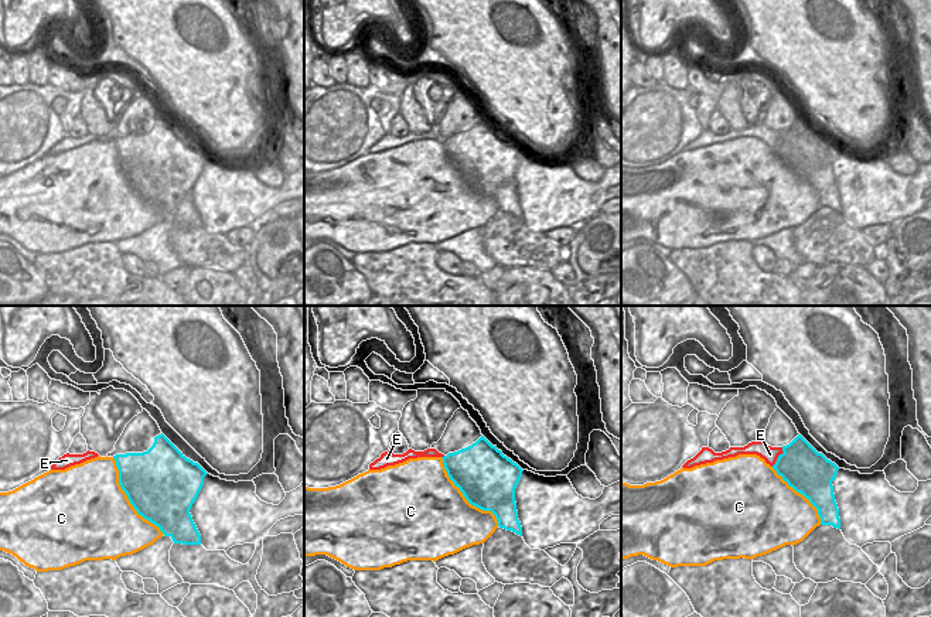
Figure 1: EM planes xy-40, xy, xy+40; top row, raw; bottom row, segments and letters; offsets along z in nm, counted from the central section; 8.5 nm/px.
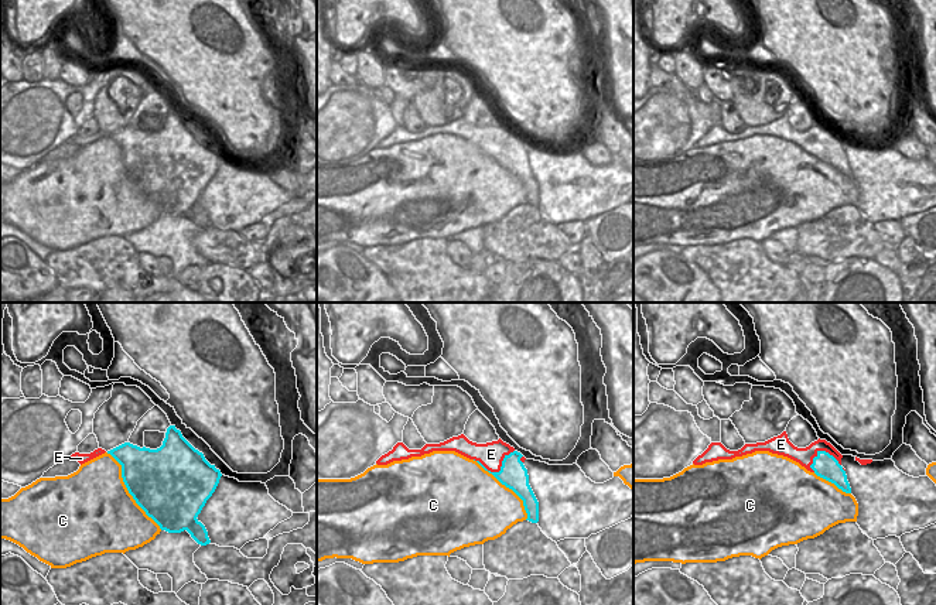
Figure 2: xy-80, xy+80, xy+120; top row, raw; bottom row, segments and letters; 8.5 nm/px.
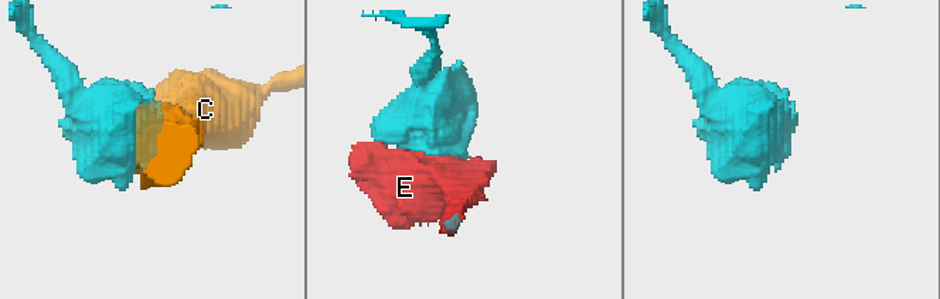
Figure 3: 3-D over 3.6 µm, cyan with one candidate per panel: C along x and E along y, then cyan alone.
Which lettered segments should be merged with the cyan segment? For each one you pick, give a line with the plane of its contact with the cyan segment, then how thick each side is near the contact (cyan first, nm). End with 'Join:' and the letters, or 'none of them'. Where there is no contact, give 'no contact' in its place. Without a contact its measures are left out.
Join: none of them

